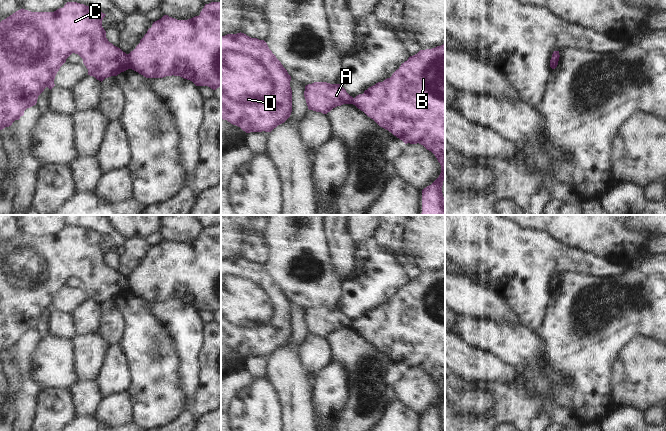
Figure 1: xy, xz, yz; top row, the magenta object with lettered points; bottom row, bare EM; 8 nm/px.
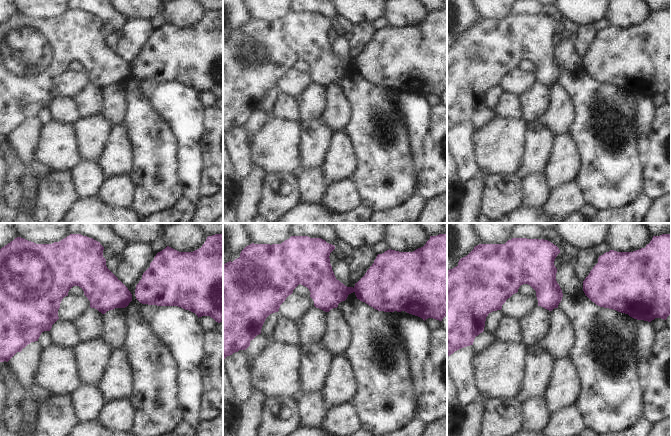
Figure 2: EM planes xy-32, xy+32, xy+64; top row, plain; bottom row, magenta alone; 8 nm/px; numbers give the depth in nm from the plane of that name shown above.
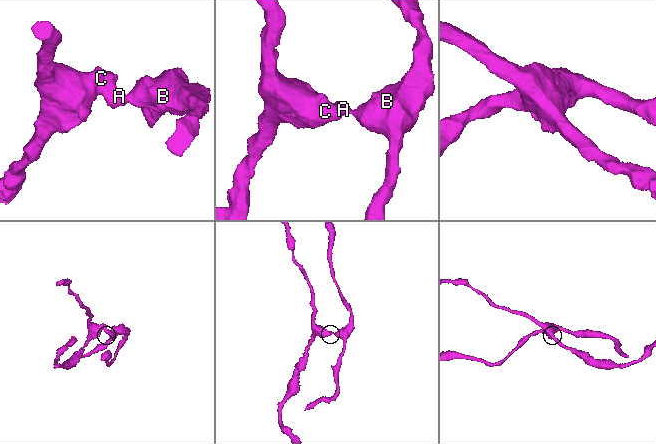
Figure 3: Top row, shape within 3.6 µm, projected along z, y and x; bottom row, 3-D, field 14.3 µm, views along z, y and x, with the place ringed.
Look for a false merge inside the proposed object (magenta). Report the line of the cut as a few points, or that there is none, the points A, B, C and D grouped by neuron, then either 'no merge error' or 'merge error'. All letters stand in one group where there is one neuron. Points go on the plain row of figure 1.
xy (128, 278), (130, 292) | A C D / B | merge error

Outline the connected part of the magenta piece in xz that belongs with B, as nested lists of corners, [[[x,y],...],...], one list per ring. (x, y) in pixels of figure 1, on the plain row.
[[[445,267],[410,280],[390,302],[357,319],[352,328],[405,368],[419,367],[435,379],[441,389],[441,397],[431,409],[422,414],[422,431],[444,431]]]

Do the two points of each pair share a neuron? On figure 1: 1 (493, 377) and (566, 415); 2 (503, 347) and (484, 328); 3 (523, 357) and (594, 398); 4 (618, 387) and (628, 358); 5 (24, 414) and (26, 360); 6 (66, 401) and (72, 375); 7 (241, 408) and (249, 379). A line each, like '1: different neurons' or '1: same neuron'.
1: same neuron
2: same neuron
3: different neurons
4: same neuron
5: same neuron
6: different neurons
7: different neurons

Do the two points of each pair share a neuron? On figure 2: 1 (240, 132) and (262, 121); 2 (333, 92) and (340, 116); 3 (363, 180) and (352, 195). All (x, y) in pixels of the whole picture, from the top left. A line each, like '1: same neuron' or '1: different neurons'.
1: different neurons
2: same neuron
3: different neurons

